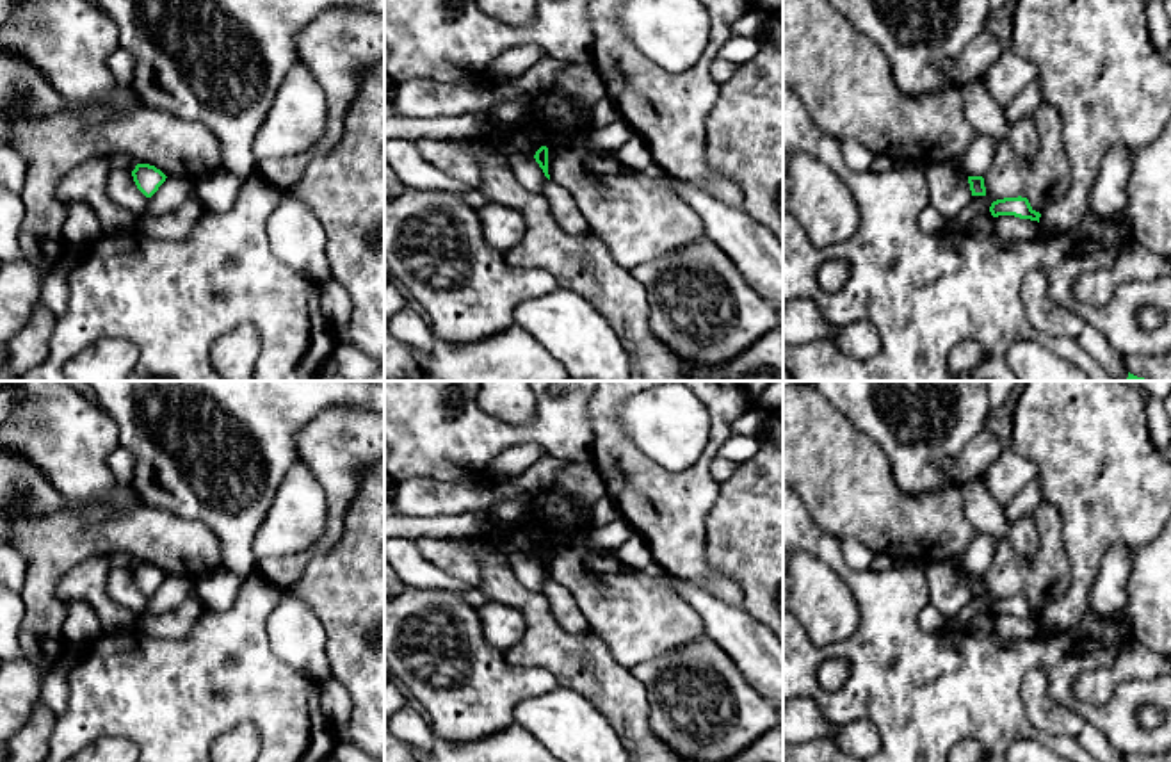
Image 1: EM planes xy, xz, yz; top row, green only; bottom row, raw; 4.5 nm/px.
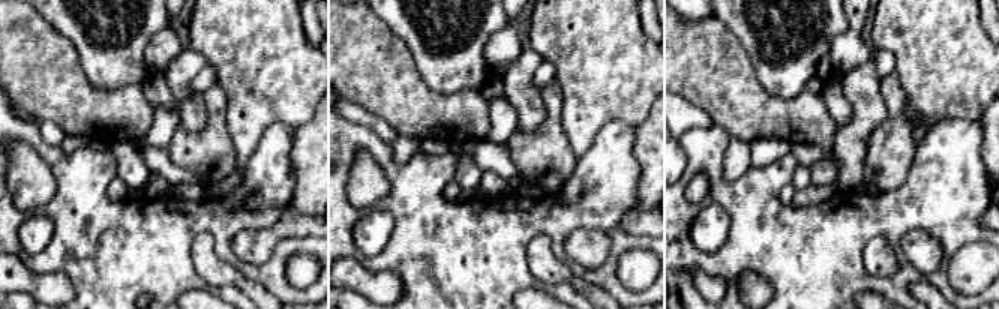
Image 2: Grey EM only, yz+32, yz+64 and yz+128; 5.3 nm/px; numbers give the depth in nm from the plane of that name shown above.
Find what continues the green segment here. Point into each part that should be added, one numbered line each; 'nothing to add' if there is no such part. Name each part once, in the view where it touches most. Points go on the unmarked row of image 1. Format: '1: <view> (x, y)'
nothing to add

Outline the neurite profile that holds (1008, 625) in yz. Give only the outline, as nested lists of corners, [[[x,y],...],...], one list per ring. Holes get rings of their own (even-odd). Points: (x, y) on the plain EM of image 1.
[[[1014,614],[993,616],[995,632],[1011,639],[1032,639],[1041,632],[1039,621]]]

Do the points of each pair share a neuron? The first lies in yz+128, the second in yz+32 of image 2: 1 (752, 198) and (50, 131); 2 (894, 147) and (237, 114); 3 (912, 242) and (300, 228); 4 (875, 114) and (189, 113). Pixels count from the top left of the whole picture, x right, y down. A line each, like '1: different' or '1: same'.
1: different
2: different
3: same
4: same

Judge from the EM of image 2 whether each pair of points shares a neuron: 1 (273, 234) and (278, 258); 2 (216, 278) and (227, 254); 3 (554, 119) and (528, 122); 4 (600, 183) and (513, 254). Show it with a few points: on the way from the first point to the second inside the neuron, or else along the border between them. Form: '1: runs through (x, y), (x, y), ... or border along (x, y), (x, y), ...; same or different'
1: border along (308, 236), (282, 237), (261, 264), (242, 261); different
2: border along (200, 234), (209, 233), (215, 252), (254, 279); different
3: border along (542, 89), (545, 120), (533, 131), (516, 131); different
4: runs through (576, 206), (557, 215), (542, 216), (528, 230); same

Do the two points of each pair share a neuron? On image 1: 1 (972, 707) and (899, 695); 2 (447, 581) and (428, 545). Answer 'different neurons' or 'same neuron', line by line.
1: same neuron
2: different neurons

